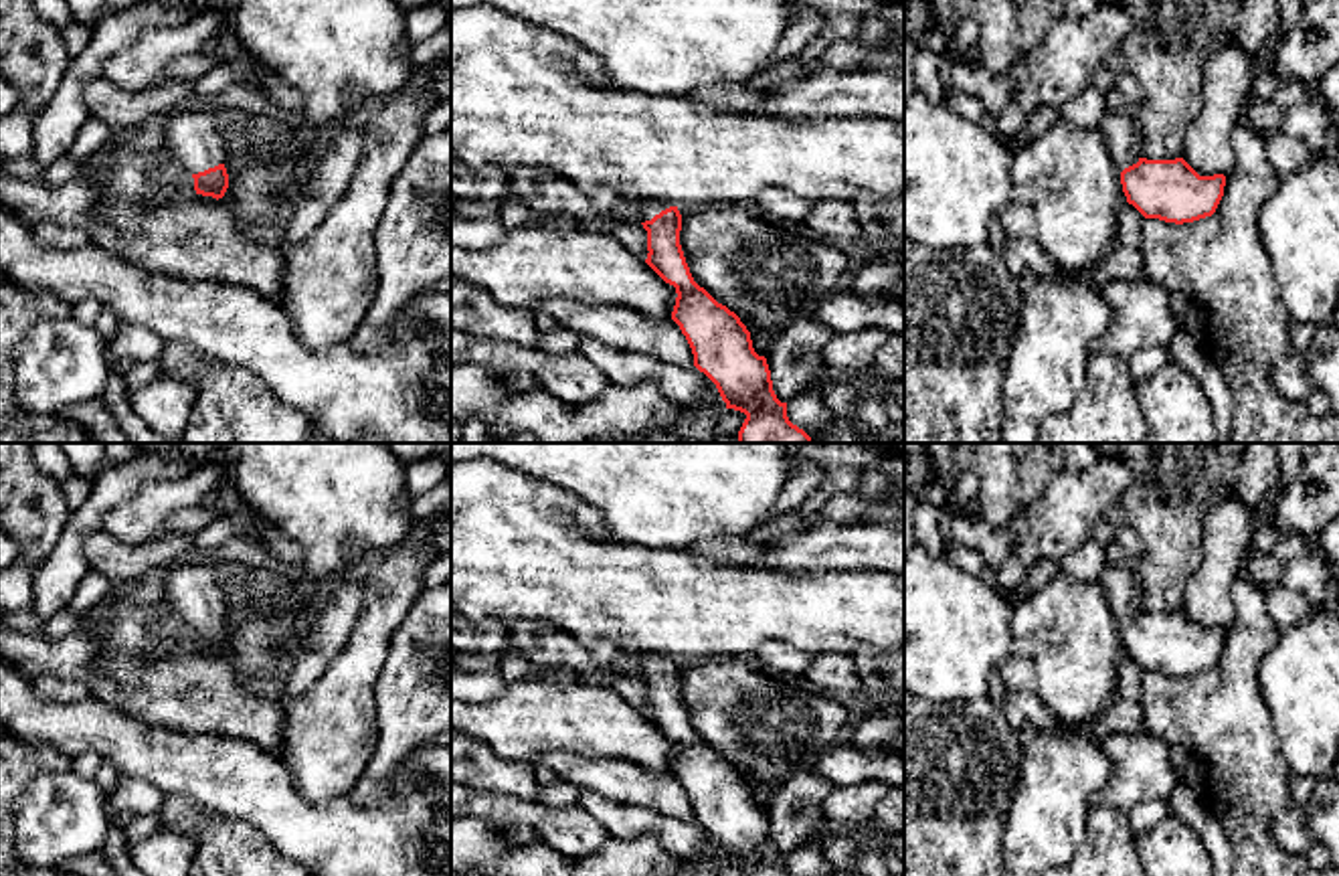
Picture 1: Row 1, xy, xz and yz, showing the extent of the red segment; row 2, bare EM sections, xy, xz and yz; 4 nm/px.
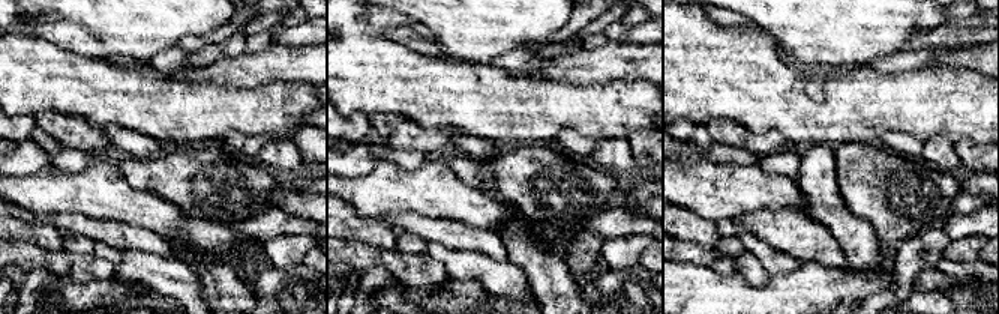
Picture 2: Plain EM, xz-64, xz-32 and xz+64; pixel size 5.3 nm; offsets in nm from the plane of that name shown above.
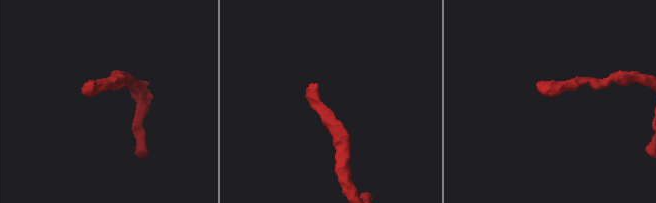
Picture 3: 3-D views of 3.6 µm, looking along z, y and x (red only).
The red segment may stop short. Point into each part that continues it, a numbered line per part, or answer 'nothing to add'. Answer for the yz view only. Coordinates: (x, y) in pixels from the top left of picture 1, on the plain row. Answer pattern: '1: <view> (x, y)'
1: yz (1119, 583)

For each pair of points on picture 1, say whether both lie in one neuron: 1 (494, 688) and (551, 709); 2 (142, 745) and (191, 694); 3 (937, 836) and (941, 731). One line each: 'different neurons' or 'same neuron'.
1: different neurons
2: different neurons
3: same neuron

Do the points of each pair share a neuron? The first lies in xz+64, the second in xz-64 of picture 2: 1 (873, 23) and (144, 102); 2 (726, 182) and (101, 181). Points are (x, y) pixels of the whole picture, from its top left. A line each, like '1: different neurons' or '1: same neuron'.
1: different neurons
2: same neuron

